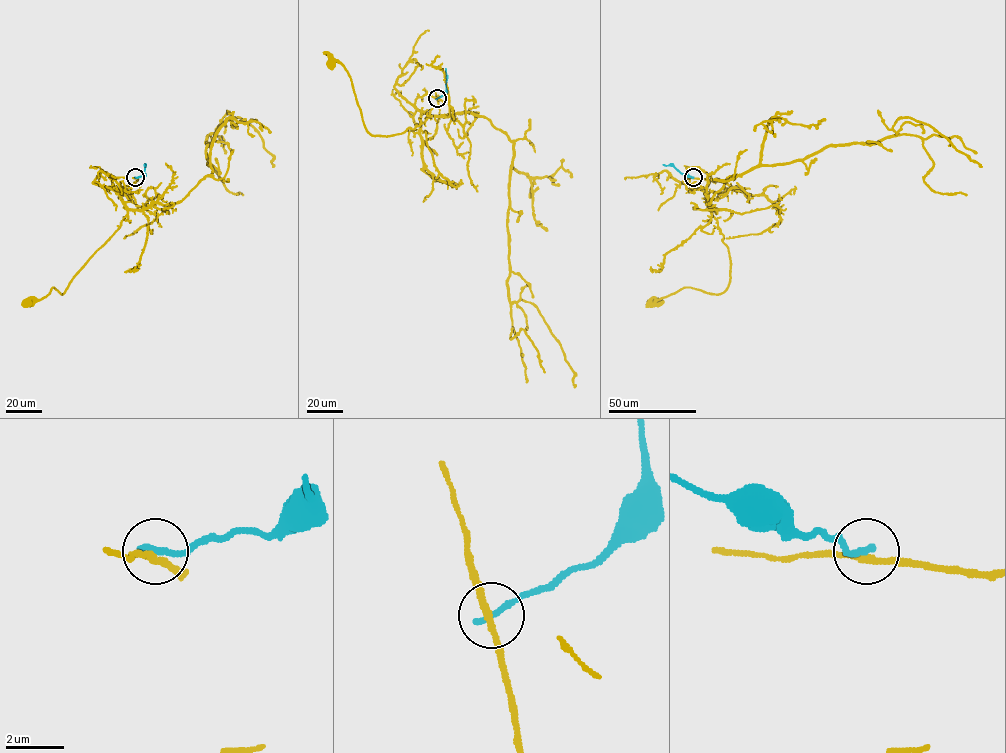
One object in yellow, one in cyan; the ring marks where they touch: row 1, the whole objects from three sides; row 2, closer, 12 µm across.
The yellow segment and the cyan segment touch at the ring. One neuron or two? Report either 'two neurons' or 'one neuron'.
two neurons

